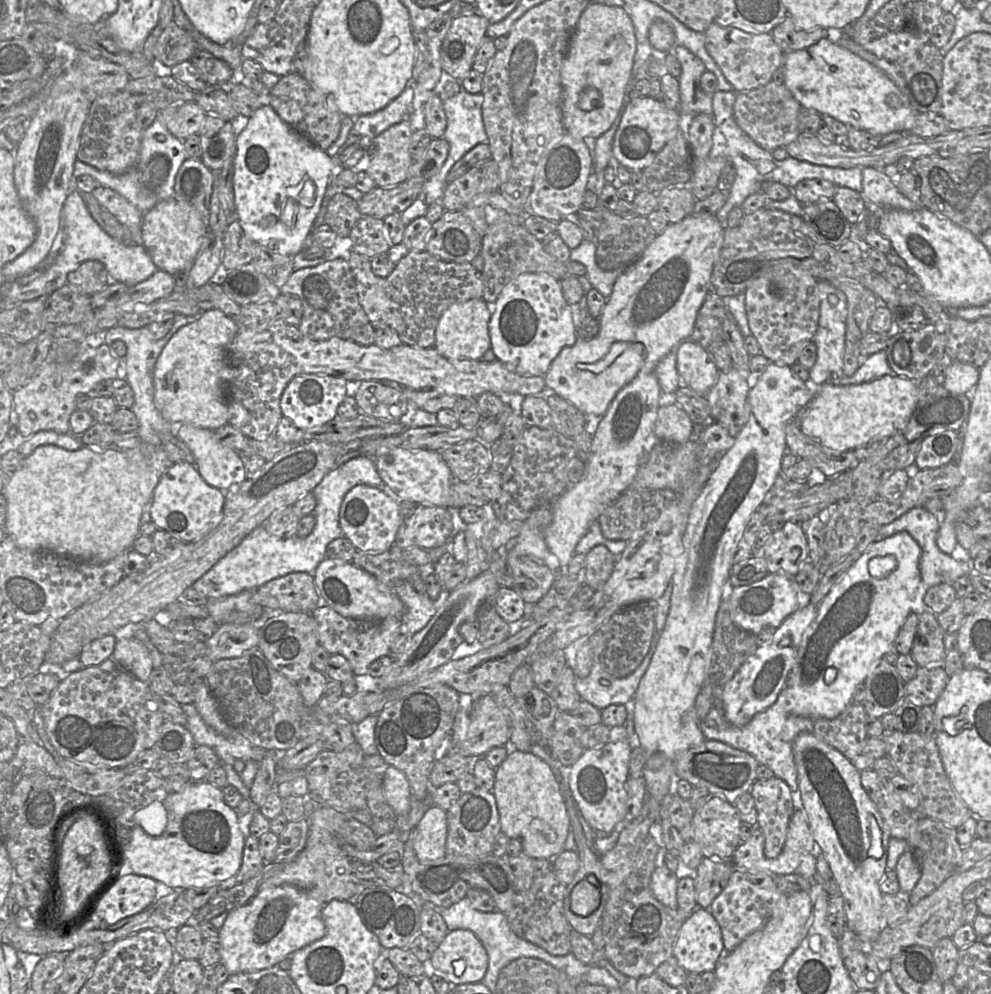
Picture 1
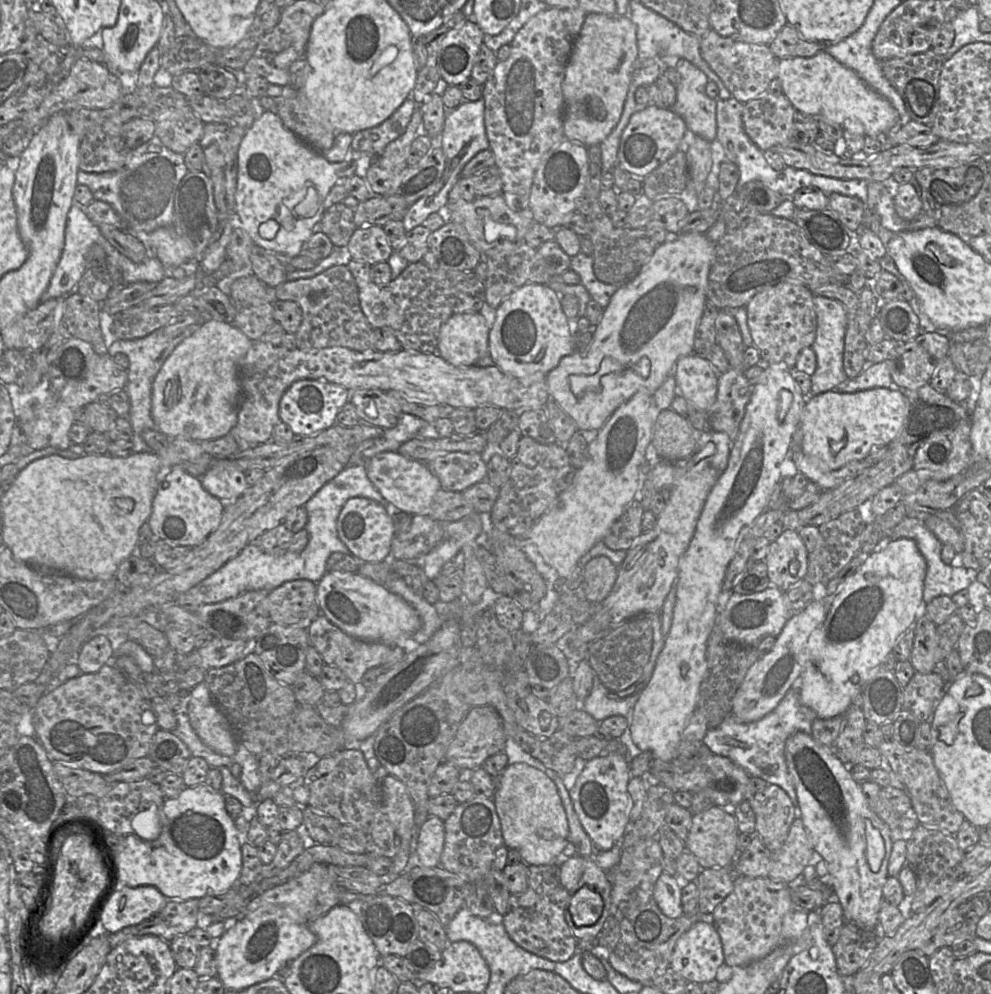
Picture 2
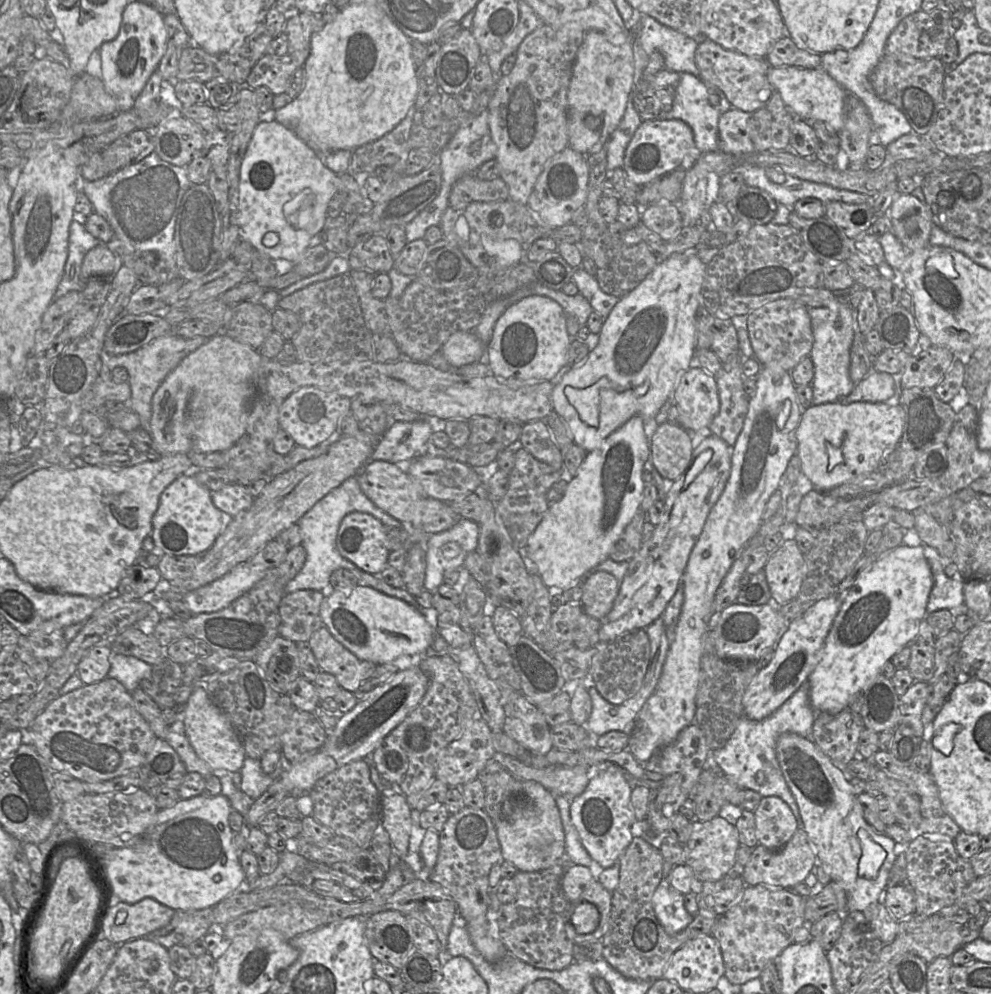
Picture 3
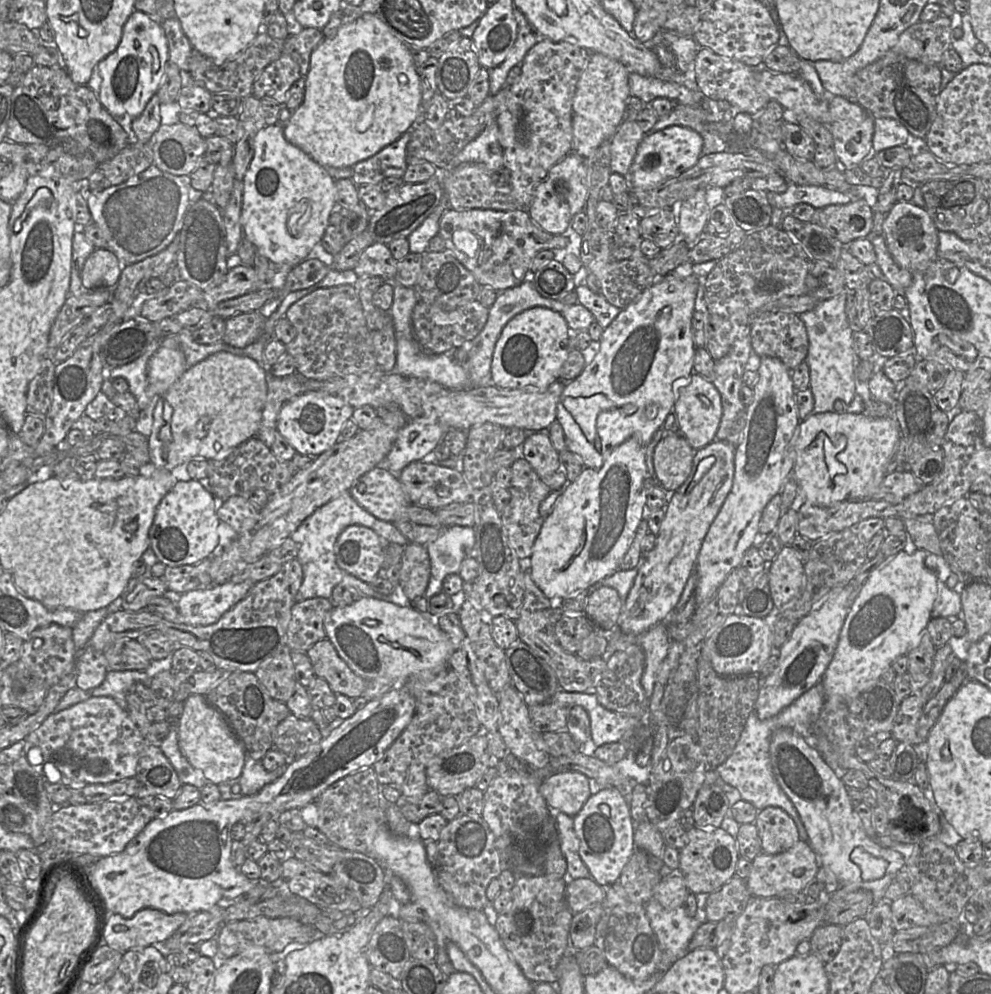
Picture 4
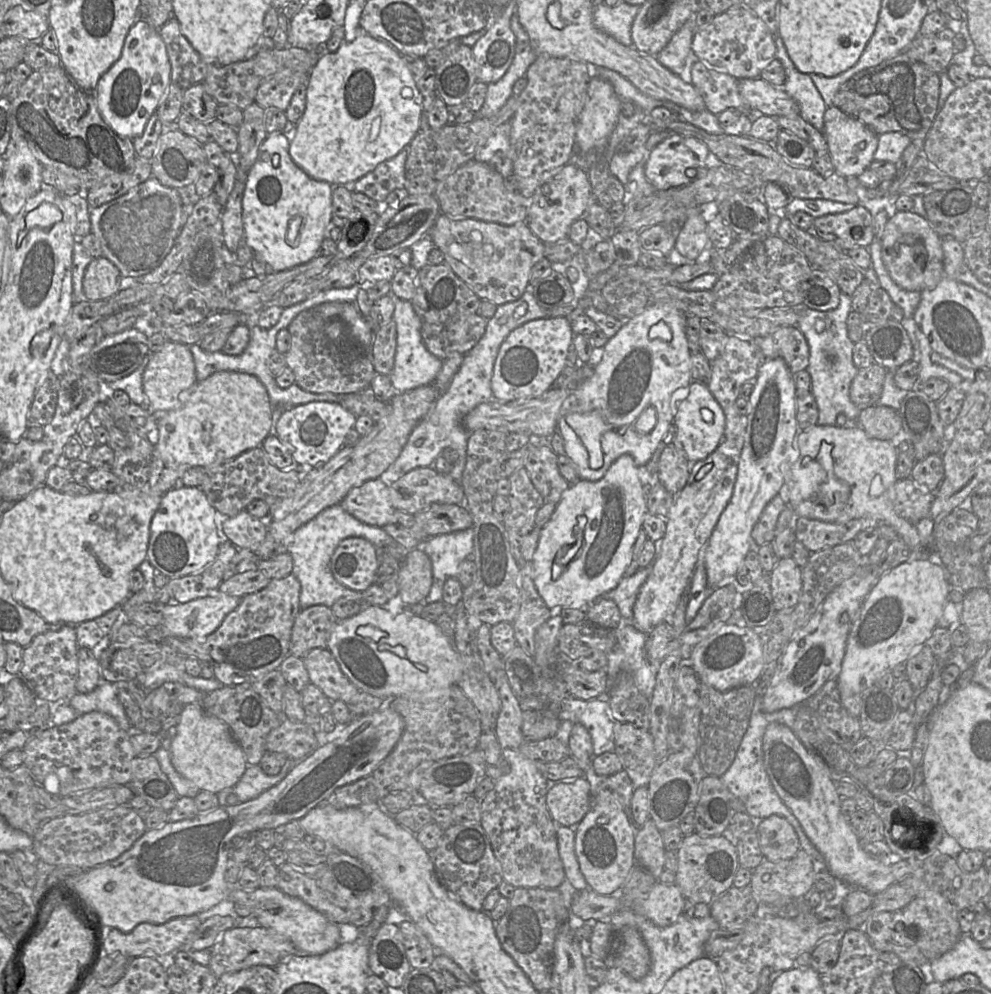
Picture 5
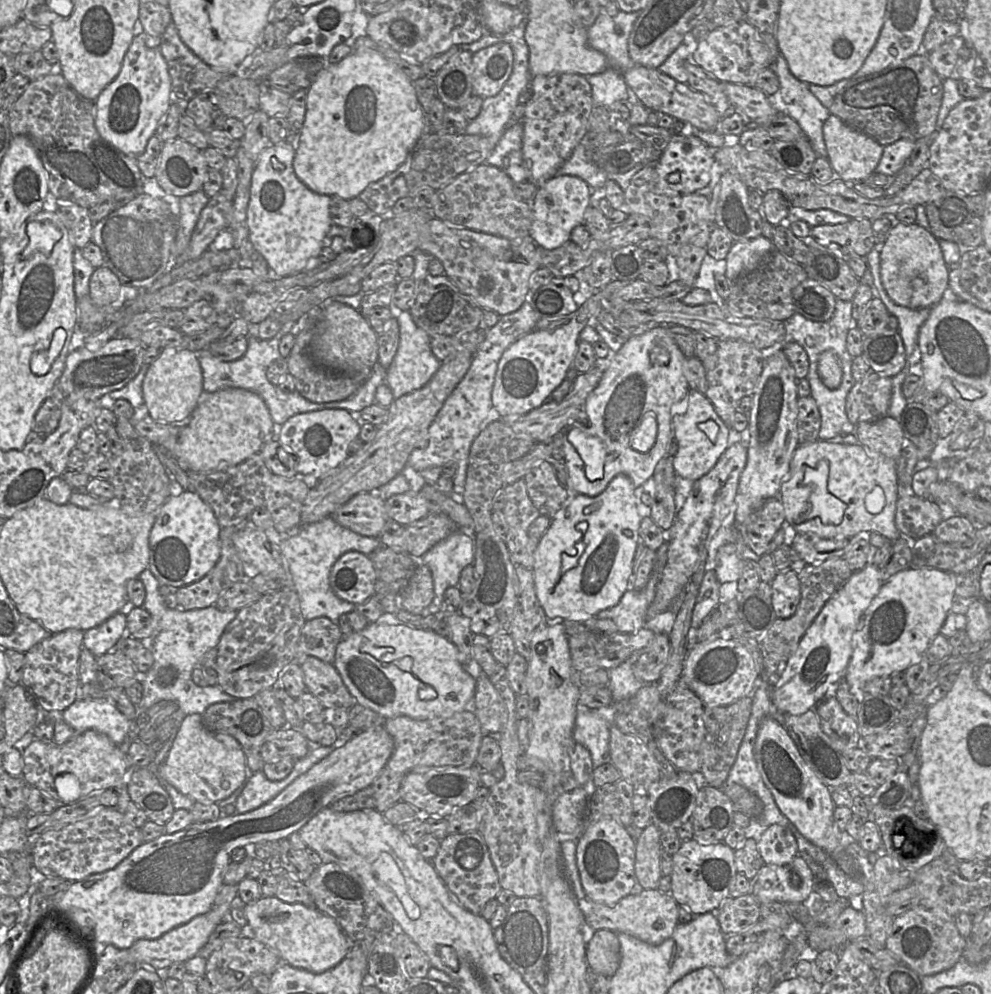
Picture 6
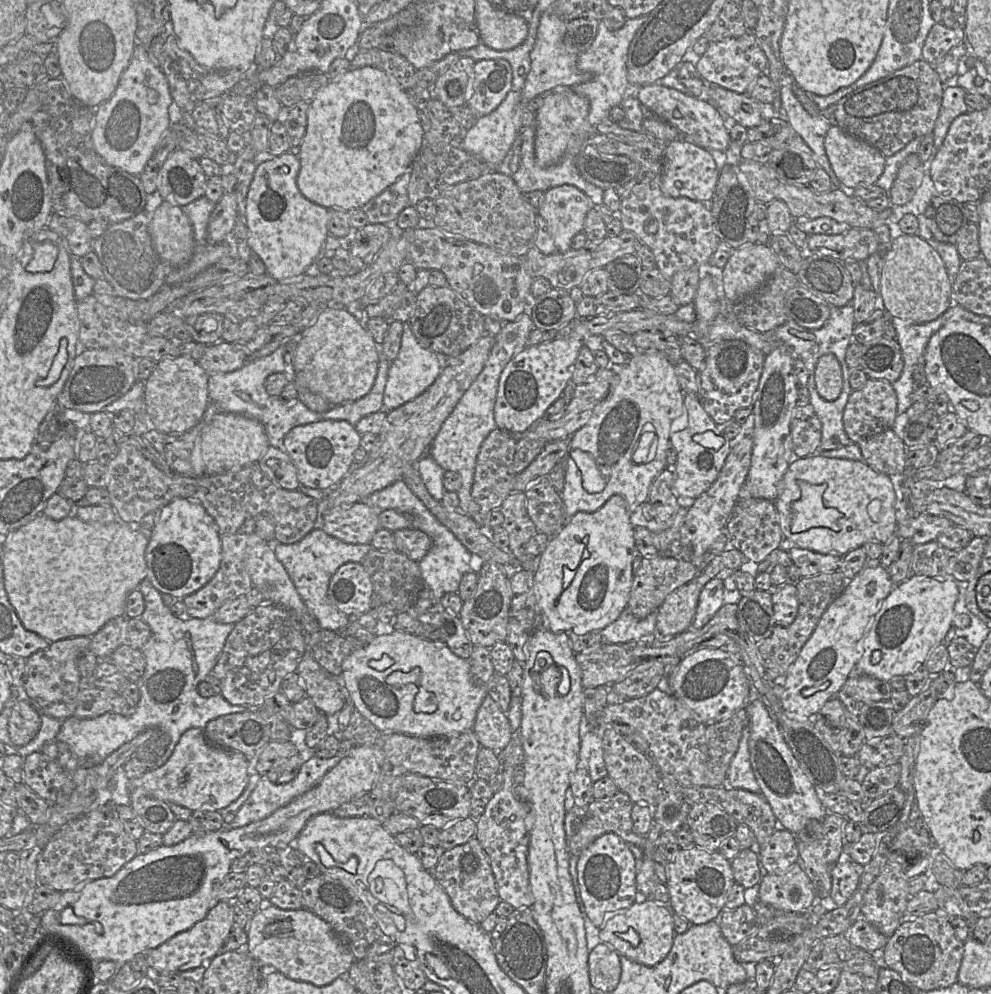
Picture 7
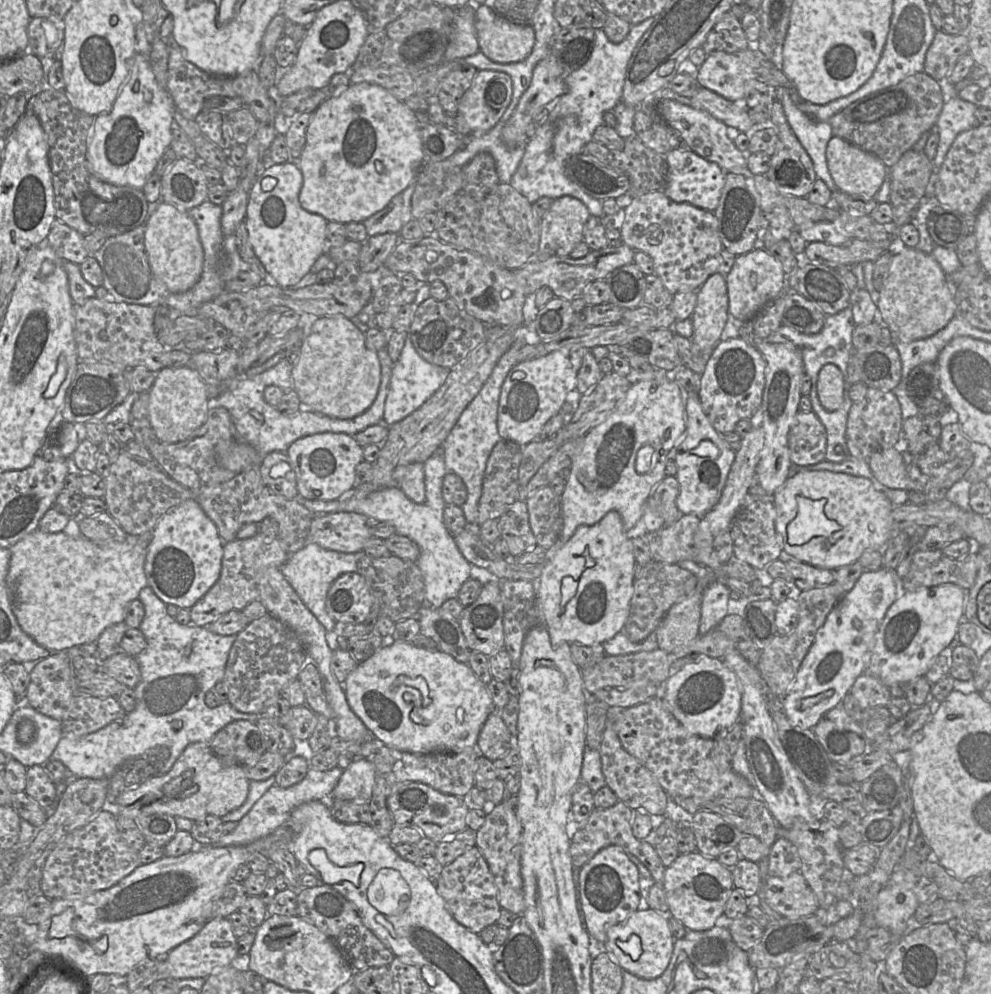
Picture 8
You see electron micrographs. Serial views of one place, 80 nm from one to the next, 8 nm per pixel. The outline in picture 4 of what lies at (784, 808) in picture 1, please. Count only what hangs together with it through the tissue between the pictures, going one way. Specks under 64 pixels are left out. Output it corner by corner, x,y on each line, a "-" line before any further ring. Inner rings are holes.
769,806
759,810
755,825
764,853
784,852
800,840
794,820
779,807

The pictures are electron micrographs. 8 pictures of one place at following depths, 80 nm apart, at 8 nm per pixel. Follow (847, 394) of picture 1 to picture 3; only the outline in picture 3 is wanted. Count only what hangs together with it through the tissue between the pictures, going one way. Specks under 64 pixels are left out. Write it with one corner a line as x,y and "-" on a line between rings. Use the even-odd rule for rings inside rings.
895,401
812,404
802,411
796,431
801,472
823,492
874,472
881,458
897,447
903,428
904,413

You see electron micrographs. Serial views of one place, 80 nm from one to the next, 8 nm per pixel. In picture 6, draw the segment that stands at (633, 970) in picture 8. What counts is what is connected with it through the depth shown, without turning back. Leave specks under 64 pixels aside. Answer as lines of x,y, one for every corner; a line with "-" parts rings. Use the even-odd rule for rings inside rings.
637,880
631,894
621,899
614,906
592,902
591,914
586,915
586,922
595,930
607,929
614,933
632,935
650,945
660,945
668,939
678,924
679,905
672,895
656,889
642,889

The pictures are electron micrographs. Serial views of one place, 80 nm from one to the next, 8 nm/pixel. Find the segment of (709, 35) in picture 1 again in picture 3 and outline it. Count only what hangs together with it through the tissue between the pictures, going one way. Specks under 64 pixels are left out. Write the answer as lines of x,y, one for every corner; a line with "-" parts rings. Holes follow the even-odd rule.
702,38
695,53
696,66
700,78
709,88
720,89
732,107
752,113
764,107
769,101
773,86
768,79
769,64
766,57
747,56
742,53
723,48
716,42

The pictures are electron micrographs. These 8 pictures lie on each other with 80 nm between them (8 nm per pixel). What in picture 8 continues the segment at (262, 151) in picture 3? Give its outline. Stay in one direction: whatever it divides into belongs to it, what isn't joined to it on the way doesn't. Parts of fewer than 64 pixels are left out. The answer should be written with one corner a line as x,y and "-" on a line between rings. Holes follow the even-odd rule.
261,161
259,175
251,188
247,205
245,221
249,242
263,264
269,277
268,280
283,288
296,286
311,271
312,266
324,251
324,242
326,241
328,221
319,214
304,210
300,205
299,194
302,183
303,176
297,161
288,161
283,164
269,162
266,165
263,165
-
266,177
275,178
277,182
275,187
268,192
262,189
262,180

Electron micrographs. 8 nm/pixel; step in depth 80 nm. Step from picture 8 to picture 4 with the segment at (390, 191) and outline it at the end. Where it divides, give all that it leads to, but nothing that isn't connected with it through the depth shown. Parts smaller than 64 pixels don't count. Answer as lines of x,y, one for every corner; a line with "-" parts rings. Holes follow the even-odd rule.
366,13
361,17
343,22
333,38
325,38
312,52
309,71
306,75
305,96
303,103
290,117
288,123
283,127
286,139
293,145
300,148
314,161
323,167
350,167
360,161
366,160
384,147
396,141
405,133
415,121
421,102
420,77
415,70
411,49
397,37
395,37
376,16

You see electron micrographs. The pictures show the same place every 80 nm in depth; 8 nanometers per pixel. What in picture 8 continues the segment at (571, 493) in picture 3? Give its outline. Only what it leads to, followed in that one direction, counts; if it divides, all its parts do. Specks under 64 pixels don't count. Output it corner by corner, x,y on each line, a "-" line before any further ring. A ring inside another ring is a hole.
612,510
592,526
580,526
548,561
540,576
538,606
554,647
562,643
580,643
591,646
605,643
624,630
634,593
636,561
632,539
627,535
621,515

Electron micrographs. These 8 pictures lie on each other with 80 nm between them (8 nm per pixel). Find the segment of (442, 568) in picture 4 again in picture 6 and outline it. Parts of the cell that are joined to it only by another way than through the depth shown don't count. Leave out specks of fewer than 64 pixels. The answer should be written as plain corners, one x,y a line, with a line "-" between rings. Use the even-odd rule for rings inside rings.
459,530
451,533
428,550
420,560
432,573
434,597
422,612
437,614
444,608
444,593
448,587
458,587
461,571
474,560
474,541

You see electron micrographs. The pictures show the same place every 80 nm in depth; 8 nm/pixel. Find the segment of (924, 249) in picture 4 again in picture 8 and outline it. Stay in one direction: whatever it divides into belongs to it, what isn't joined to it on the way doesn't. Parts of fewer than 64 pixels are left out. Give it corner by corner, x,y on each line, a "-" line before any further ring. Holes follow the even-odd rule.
905,246
893,254
876,304
878,320
886,325
894,342
909,343
933,336
956,315
948,275
933,255

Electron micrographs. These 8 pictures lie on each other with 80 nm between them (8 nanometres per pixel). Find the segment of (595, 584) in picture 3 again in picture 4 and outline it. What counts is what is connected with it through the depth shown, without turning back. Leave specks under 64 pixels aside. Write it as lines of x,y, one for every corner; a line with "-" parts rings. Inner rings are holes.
601,585
589,594
585,614
590,621
609,630
617,625
622,606
623,601
618,592
612,587

